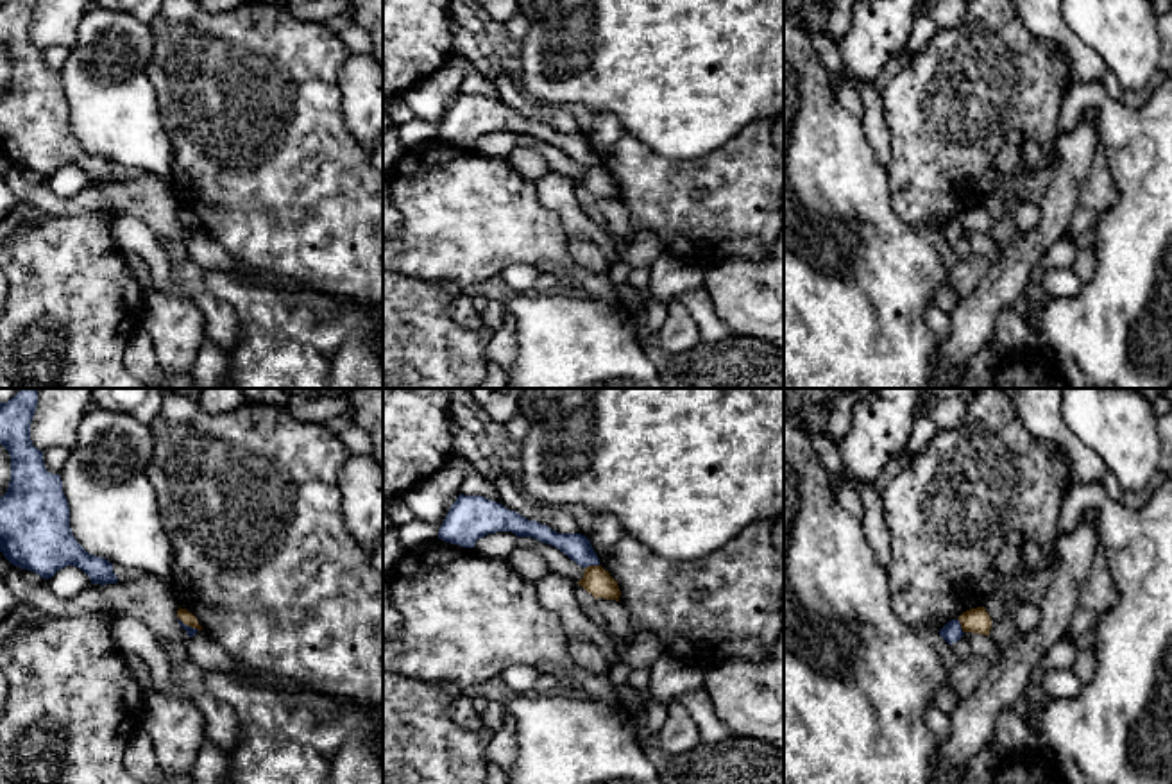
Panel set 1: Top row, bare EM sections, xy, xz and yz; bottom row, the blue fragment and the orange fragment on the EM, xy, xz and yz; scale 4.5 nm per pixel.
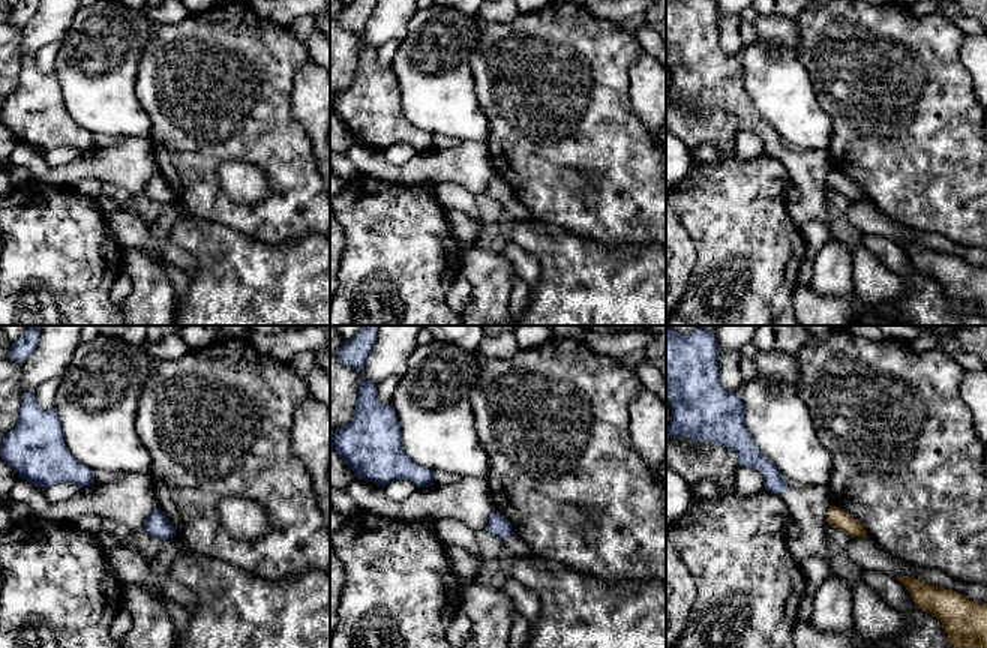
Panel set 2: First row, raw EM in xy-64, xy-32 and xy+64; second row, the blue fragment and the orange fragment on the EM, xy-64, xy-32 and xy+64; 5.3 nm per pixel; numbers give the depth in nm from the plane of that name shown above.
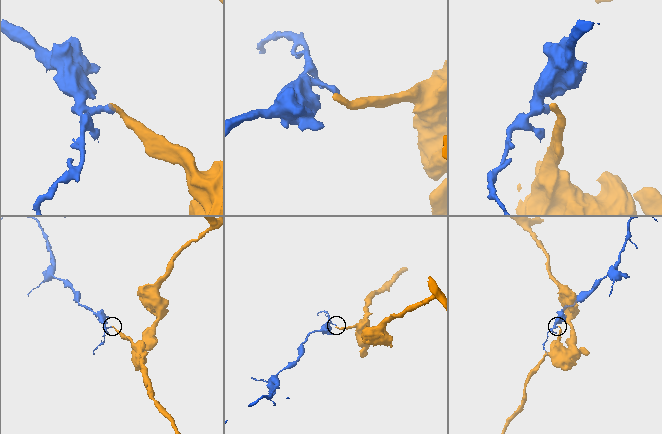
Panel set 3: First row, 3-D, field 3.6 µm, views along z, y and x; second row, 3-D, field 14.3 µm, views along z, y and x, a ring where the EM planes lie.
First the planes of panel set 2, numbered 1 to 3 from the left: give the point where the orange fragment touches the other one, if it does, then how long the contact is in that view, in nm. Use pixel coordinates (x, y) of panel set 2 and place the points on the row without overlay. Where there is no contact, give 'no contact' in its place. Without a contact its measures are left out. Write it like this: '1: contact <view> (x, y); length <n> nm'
1: no contact
2: no contact
3: no contact

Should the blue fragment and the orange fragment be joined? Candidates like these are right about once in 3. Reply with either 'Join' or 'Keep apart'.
Keep apart

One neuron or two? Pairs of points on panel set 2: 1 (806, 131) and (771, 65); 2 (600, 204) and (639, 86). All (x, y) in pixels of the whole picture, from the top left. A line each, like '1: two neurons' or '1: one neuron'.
1: one neuron
2: two neurons

